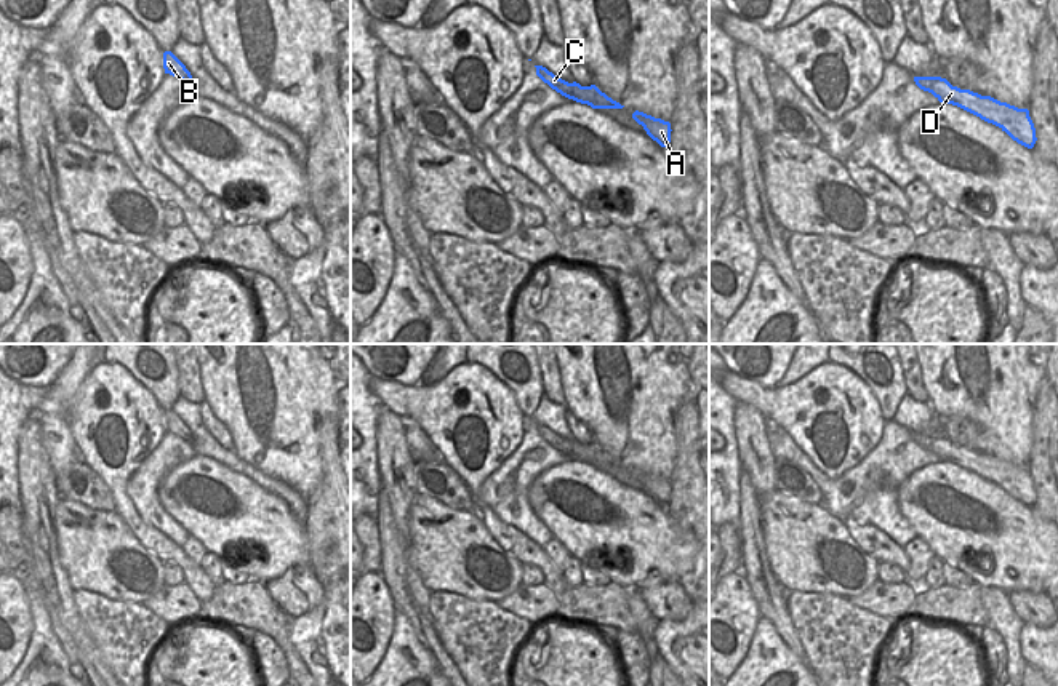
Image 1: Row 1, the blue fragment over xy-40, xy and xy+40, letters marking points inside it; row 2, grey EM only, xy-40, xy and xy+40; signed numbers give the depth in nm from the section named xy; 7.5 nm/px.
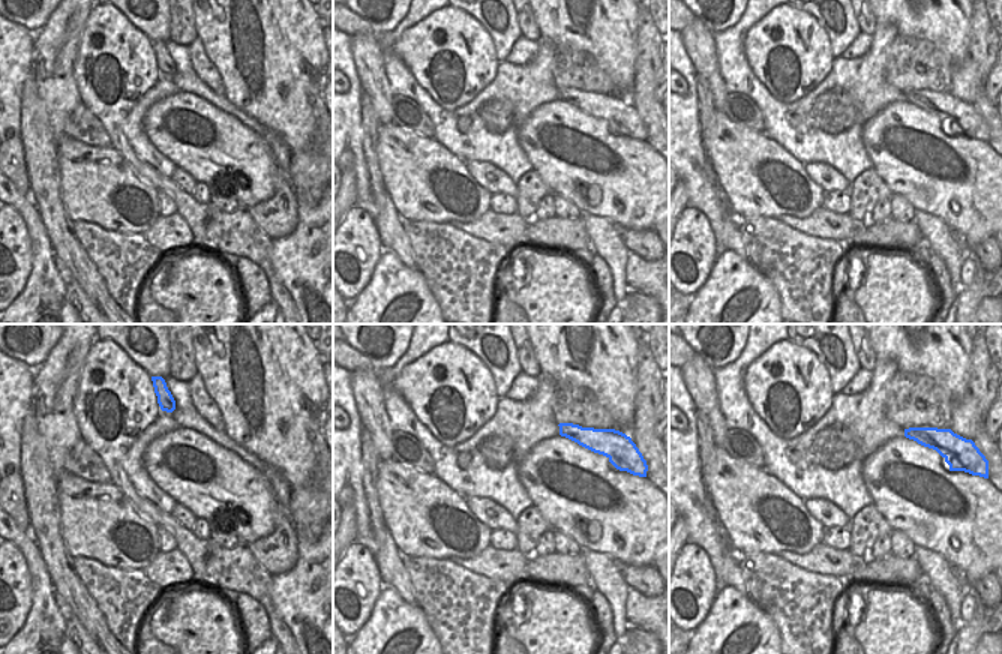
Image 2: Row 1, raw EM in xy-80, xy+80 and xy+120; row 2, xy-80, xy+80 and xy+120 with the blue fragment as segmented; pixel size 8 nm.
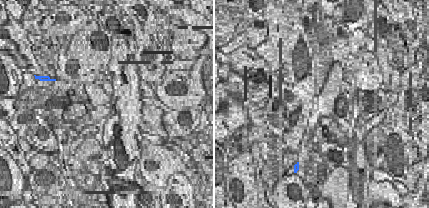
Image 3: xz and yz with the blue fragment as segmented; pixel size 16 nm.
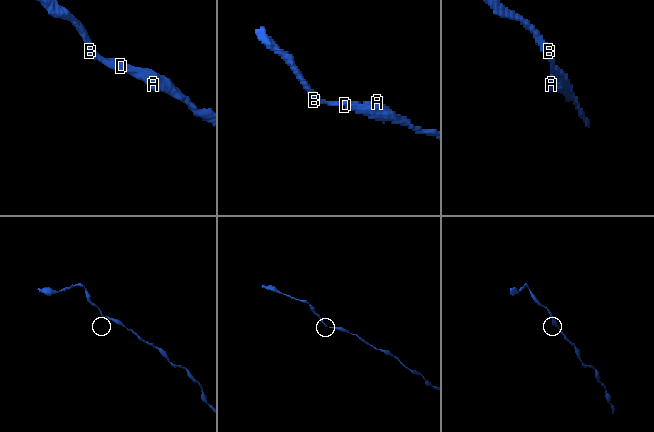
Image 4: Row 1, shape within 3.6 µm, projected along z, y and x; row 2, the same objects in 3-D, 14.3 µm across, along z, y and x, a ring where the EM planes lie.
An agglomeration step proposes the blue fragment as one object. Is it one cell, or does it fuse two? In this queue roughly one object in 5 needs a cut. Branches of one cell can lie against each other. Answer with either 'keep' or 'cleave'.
keep

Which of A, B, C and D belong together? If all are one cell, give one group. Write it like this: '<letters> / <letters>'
A B C D

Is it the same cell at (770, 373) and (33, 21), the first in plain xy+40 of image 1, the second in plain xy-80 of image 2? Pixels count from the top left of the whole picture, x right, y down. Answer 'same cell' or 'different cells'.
same cell

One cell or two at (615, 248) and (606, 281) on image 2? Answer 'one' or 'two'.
two

